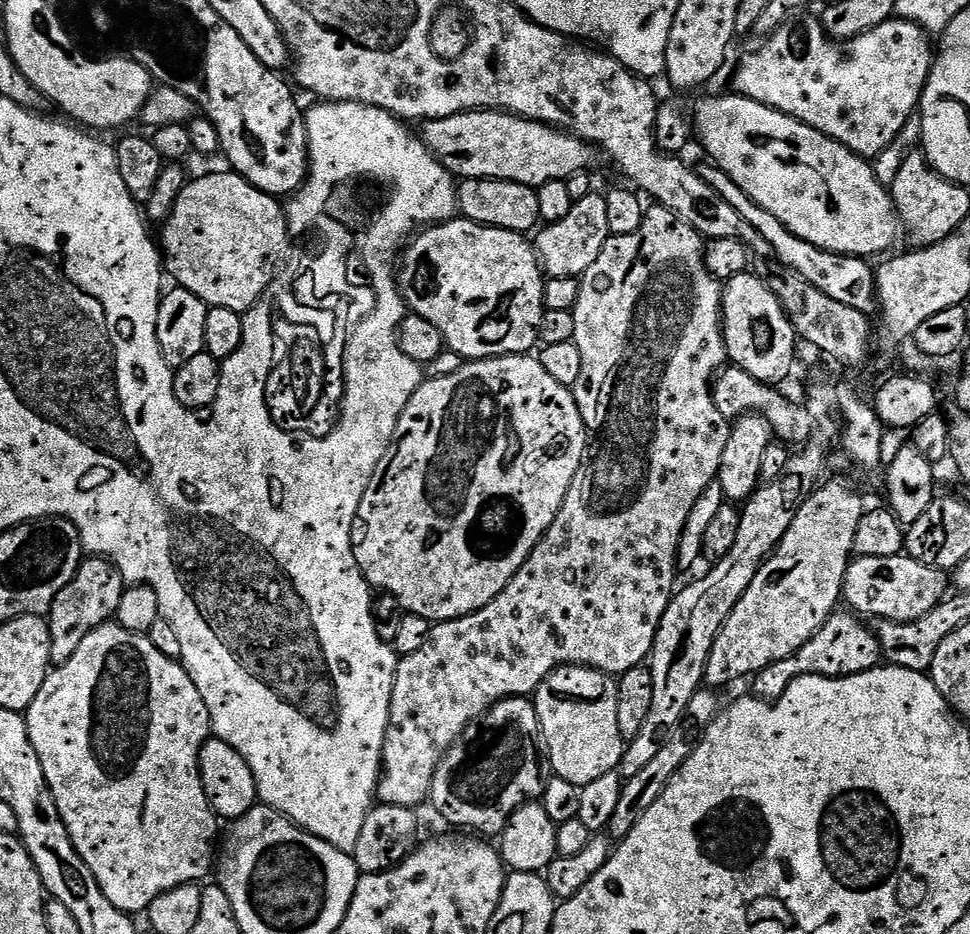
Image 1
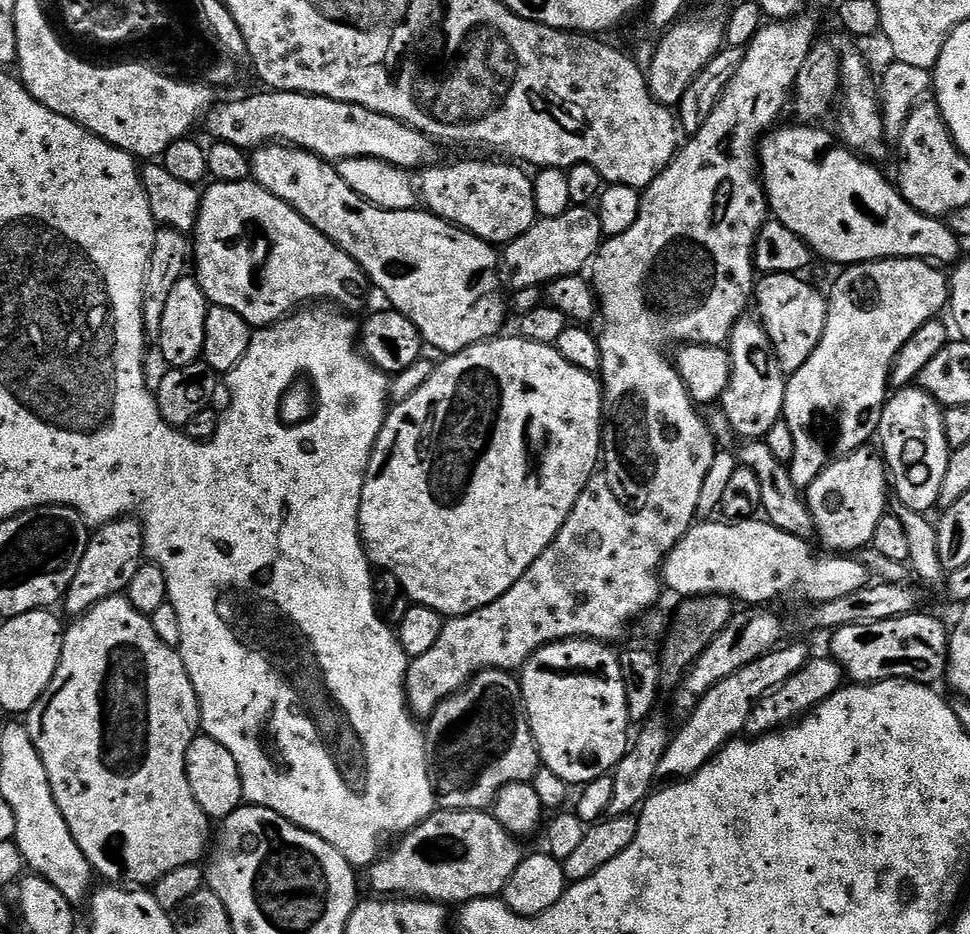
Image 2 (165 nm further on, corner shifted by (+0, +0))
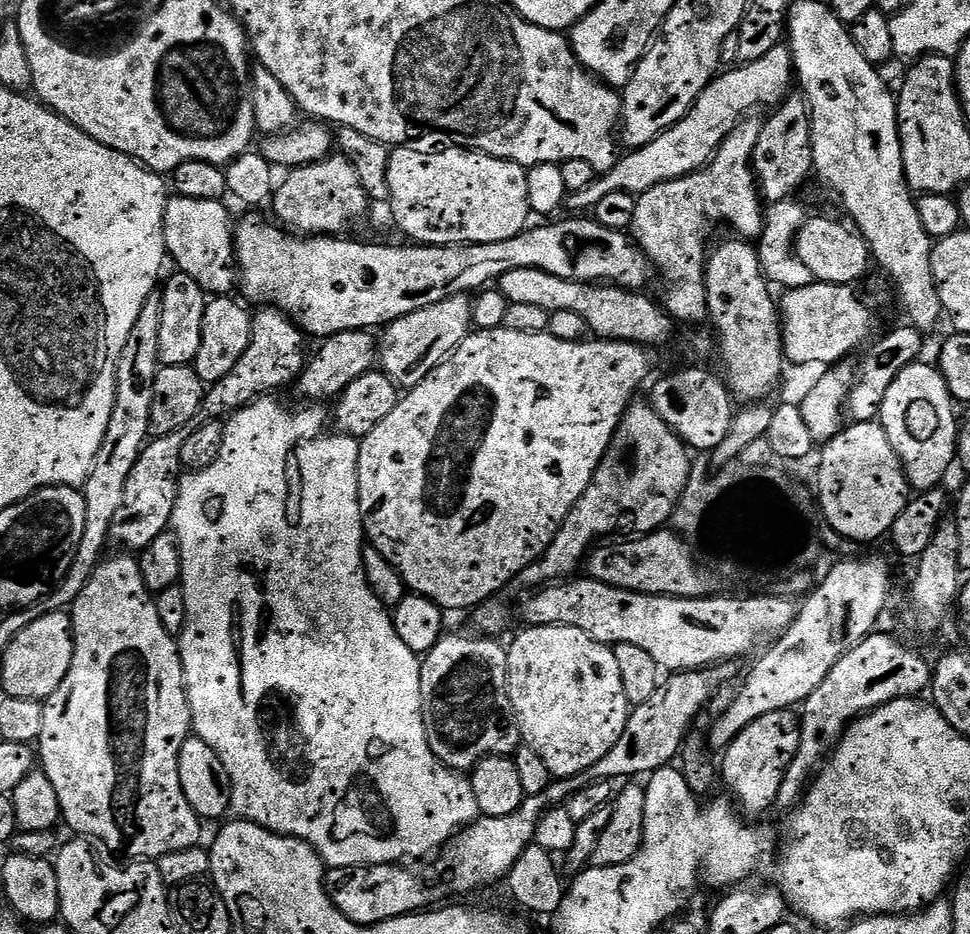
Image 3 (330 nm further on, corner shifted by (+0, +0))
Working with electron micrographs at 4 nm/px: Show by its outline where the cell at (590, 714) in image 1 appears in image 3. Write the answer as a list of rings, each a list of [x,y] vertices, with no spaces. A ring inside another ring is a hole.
[[[538,624],[525,627],[523,630],[525,632],[518,633],[516,641],[513,644],[509,643],[507,645],[508,693],[510,694],[510,702],[514,706],[516,721],[520,727],[520,739],[527,747],[533,748],[540,755],[542,762],[546,762],[546,770],[550,770],[553,777],[573,776],[590,766],[594,766],[594,762],[606,758],[606,754],[610,754],[614,742],[618,742],[618,738],[622,738],[622,730],[628,721],[630,705],[626,694],[622,690],[622,674],[618,674],[618,662],[616,661],[615,651],[609,645],[600,644],[582,630],[571,628],[570,626],[562,626],[561,624]]]

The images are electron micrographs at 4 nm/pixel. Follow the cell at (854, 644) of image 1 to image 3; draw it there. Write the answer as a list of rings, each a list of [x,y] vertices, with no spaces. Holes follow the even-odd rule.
[[[789,710],[762,714],[762,718],[750,722],[750,726],[746,726],[746,730],[742,730],[742,734],[738,734],[738,738],[734,738],[734,742],[723,749],[723,783],[728,783],[729,790],[736,795],[735,803],[745,813],[764,812],[775,805],[784,772],[790,766],[794,754],[798,754],[799,745],[800,718],[795,711]]]

